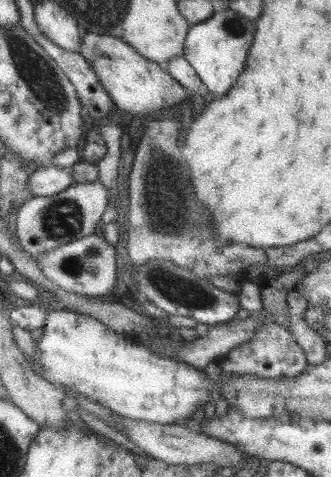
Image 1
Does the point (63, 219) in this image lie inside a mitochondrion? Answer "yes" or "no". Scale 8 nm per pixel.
yes

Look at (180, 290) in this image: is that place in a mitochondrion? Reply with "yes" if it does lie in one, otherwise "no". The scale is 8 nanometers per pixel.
yes

